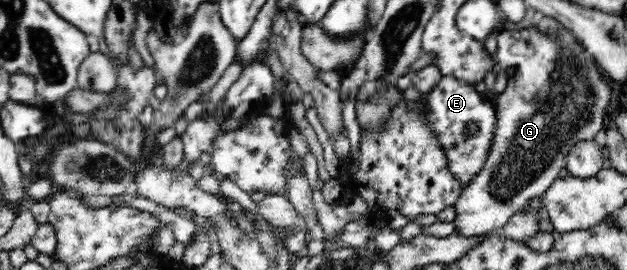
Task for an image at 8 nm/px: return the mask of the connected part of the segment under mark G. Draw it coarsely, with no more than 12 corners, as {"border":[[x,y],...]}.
{"border":[[565,27],[502,30],[498,128],[455,231],[500,231],[594,141],[609,79]]}

